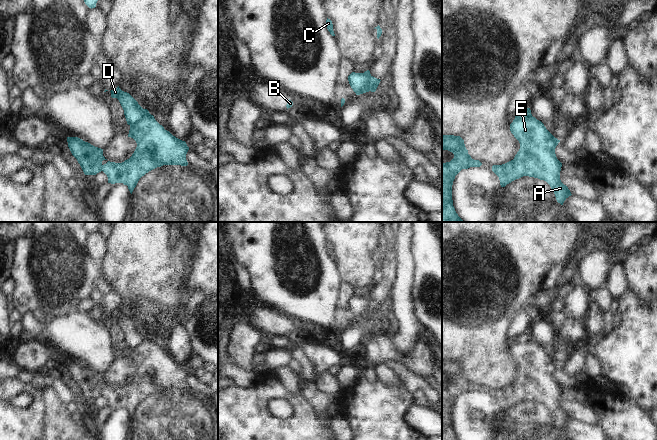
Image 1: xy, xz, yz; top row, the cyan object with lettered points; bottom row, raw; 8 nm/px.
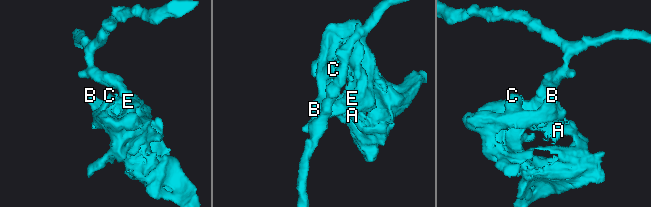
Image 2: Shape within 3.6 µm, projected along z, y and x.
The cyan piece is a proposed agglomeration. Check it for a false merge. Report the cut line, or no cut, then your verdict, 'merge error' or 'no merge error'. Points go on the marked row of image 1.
xz (364, 72), (366, 75), (365, 85), (356, 93) | merge error

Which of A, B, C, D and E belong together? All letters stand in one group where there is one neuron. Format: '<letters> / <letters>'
A B C E / D

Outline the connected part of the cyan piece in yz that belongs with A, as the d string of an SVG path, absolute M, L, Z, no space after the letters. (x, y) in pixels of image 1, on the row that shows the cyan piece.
M515 117L510 131L520 143L514 159L493 165L492 171L499 177L501 187L523 176L546 181L554 191L556 200L563 205L571 192L560 180L562 163L557 159L555 148L560 142L535 117Z

